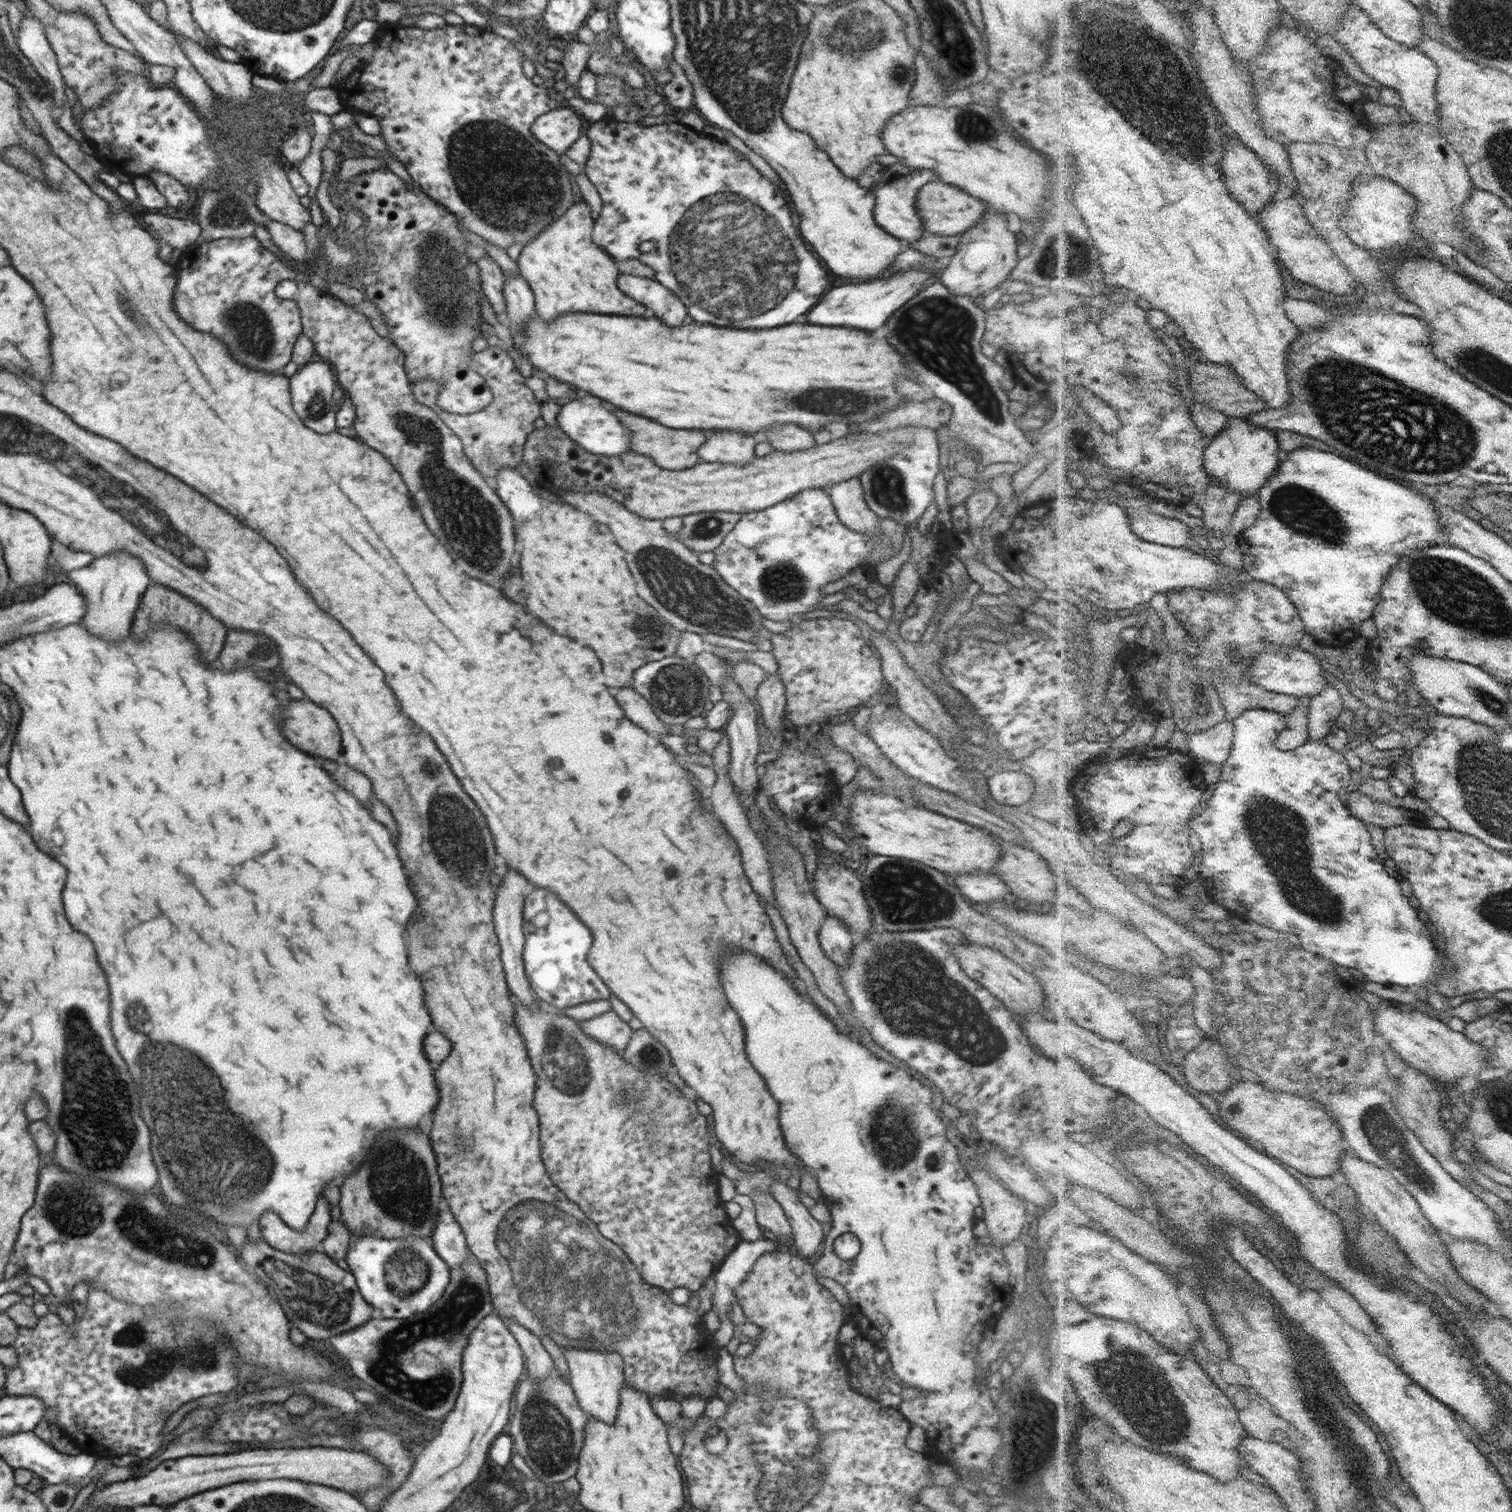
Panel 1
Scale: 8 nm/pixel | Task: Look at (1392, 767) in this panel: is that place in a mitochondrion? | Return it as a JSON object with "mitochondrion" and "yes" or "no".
{"mitochondrion":"no"}

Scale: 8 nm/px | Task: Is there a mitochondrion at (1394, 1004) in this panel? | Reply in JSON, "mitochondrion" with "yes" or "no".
{"mitochondrion":"no"}

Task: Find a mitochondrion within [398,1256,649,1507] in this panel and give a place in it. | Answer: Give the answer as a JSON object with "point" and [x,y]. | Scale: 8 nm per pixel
{"point":[549,1439]}

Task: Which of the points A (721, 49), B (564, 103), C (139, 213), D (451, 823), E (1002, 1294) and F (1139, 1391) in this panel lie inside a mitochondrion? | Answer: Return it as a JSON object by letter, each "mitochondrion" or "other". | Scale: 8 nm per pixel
{"A":"mitochondrion","B":"other","C":"other","D":"mitochondrion","E":"other","F":"mitochondrion"}

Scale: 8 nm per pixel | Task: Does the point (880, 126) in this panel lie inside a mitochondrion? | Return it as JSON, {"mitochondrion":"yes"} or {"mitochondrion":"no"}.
{"mitochondrion":"no"}

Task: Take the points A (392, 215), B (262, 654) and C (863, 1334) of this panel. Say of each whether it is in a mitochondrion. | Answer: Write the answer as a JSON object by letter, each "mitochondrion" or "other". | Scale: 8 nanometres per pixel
{"A":"other","B":"mitochondrion","C":"other"}

